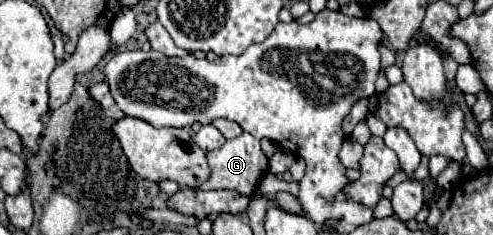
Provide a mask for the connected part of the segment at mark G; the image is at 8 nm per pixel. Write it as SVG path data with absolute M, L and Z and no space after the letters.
M243 133L235 139L225 141L223 147L207 153L207 161L211 167L211 177L199 187L199 189L235 189L239 193L253 193L259 185L259 181L267 175L269 165L267 157L261 151L261 145L251 133Z

